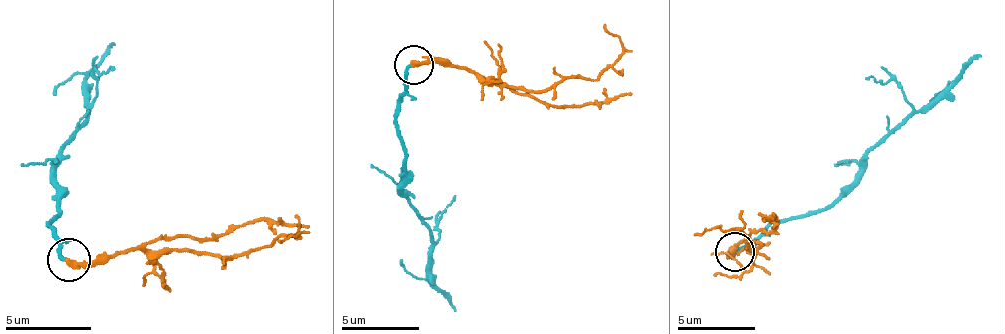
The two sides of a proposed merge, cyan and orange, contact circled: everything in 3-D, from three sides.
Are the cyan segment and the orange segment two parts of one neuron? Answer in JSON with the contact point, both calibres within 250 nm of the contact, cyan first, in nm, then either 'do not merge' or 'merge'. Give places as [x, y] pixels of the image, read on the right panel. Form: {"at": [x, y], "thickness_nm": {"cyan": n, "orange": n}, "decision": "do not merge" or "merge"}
{"at": [734, 251], "thickness_nm": {"cyan": 240, "orange": 240}, "decision": "merge"}

